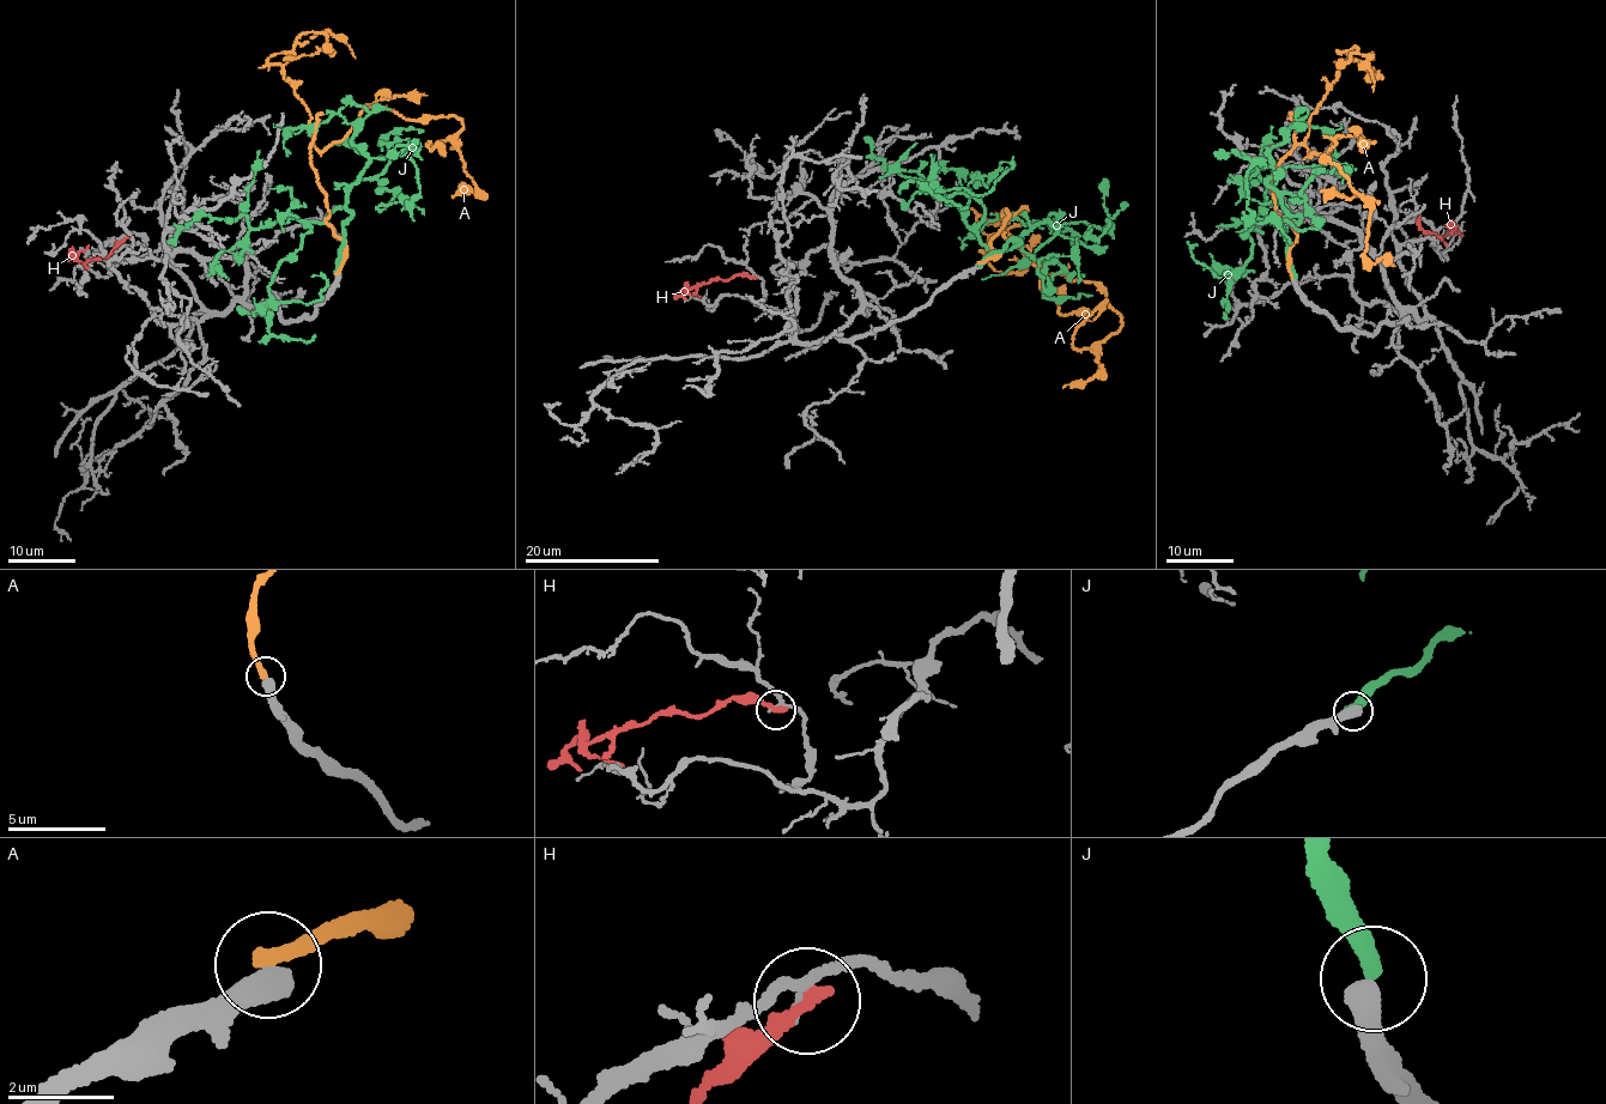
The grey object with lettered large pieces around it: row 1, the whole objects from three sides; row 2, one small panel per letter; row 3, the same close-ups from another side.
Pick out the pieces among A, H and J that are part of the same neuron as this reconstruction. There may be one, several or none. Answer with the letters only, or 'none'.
none

